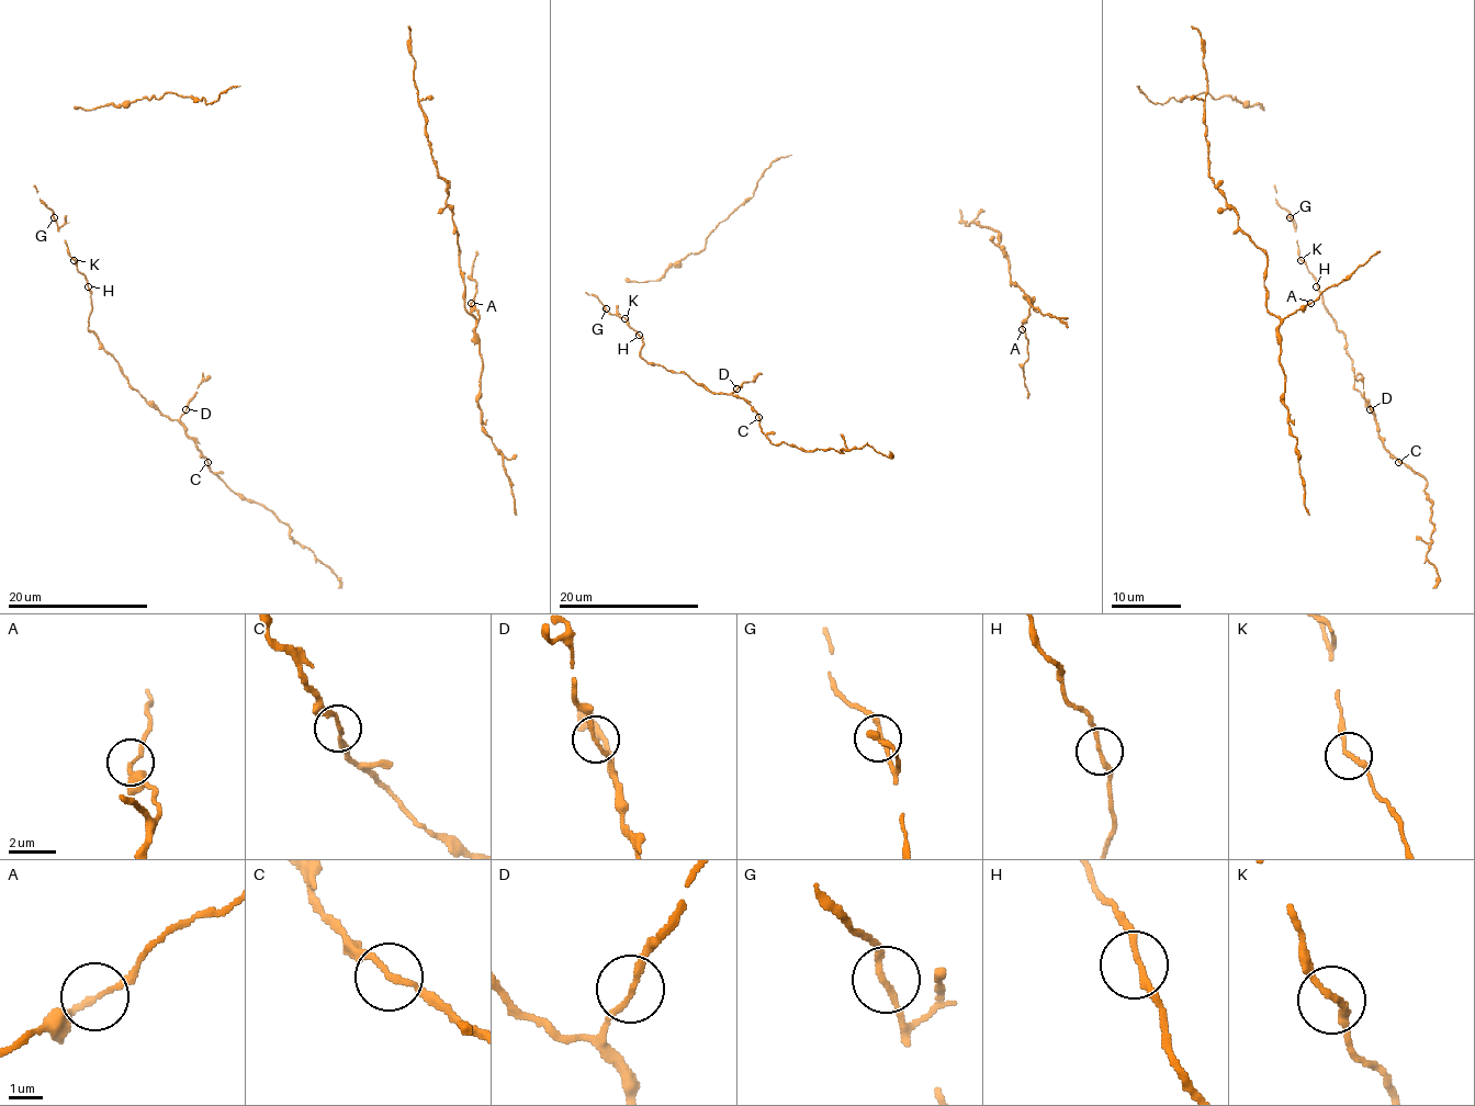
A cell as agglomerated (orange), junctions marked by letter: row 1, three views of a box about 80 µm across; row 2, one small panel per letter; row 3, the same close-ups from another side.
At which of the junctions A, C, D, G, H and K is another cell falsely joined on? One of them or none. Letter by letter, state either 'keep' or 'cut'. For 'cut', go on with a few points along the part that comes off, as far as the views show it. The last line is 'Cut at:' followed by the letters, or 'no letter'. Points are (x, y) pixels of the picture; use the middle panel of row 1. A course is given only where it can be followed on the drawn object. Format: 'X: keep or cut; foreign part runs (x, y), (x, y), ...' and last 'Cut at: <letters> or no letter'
A: keep
C: keep
D: keep
G: keep
H: keep
K: keep
Cut at: no letter

